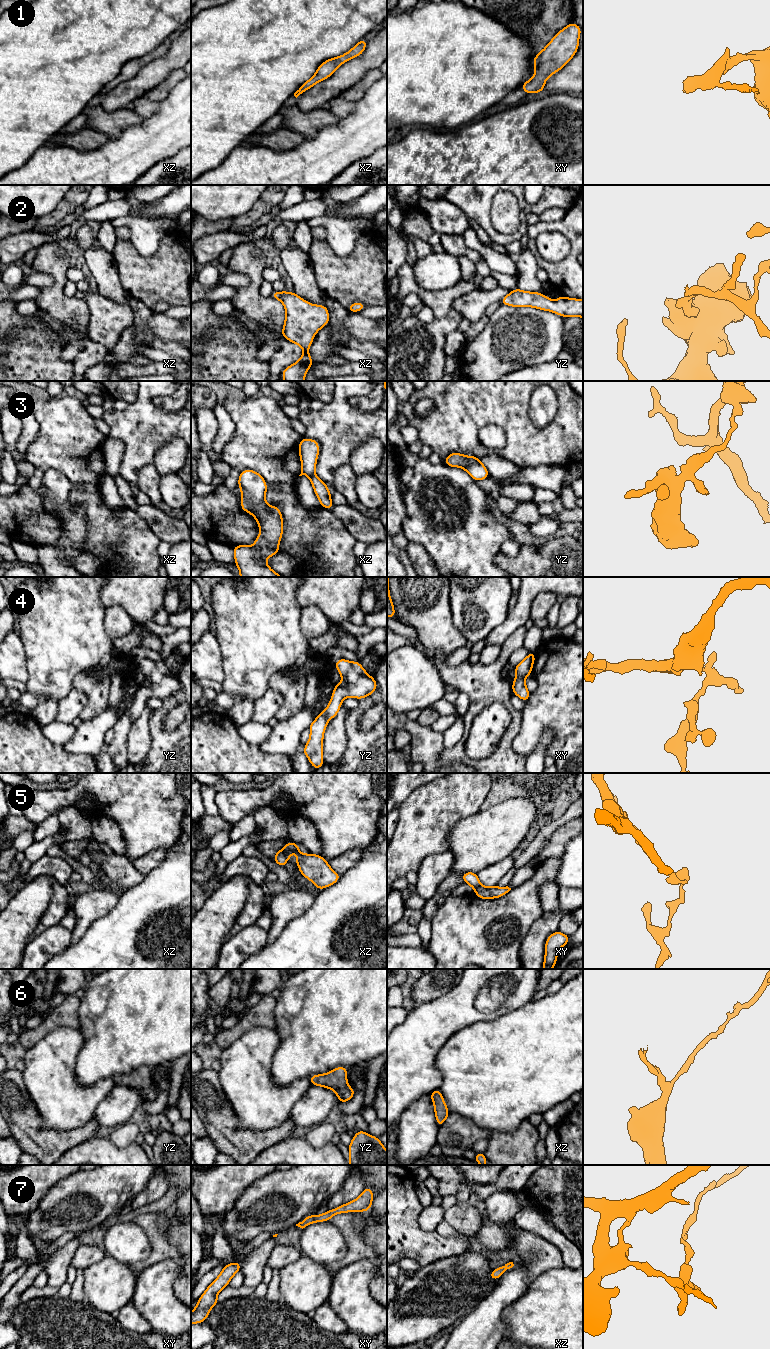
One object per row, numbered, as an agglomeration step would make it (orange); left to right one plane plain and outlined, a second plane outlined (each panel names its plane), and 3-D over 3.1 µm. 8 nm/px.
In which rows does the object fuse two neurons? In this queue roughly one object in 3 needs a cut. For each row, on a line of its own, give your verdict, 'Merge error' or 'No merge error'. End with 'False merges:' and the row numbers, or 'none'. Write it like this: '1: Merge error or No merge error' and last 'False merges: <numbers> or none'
1: No merge error
2: No merge error
3: Merge error
4: No merge error
5: Merge error
6: No merge error
7: No merge error
False merges: 3, 5

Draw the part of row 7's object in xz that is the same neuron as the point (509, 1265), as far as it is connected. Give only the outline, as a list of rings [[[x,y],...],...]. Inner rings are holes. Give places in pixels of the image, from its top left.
[[[509,1262],[509,1263],[499,1267],[499,1268],[496,1268],[490,1273],[489,1278],[497,1280],[502,1276],[504,1271],[512,1268],[513,1266],[514,1266],[513,1262]]]

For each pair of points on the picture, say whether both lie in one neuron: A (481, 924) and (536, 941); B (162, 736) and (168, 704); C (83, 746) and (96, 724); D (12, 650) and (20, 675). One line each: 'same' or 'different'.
A: different
B: same
C: same
D: same

